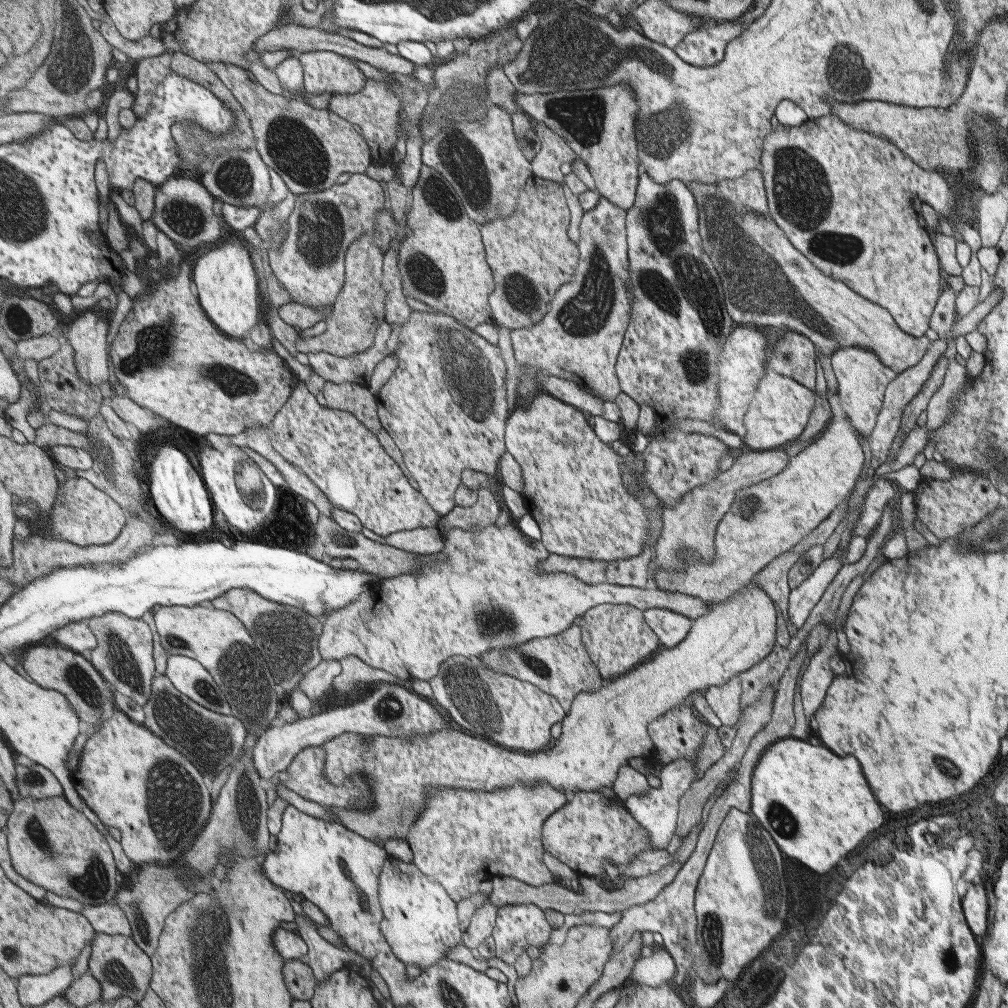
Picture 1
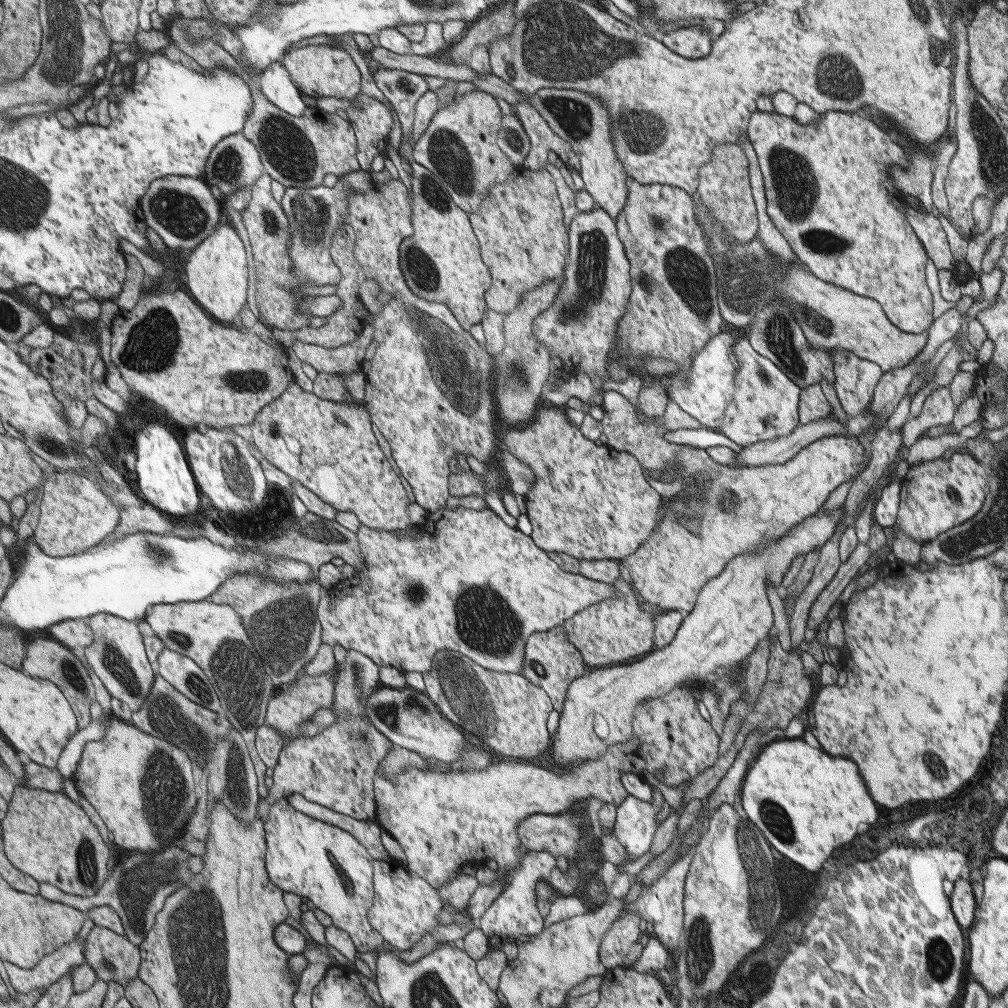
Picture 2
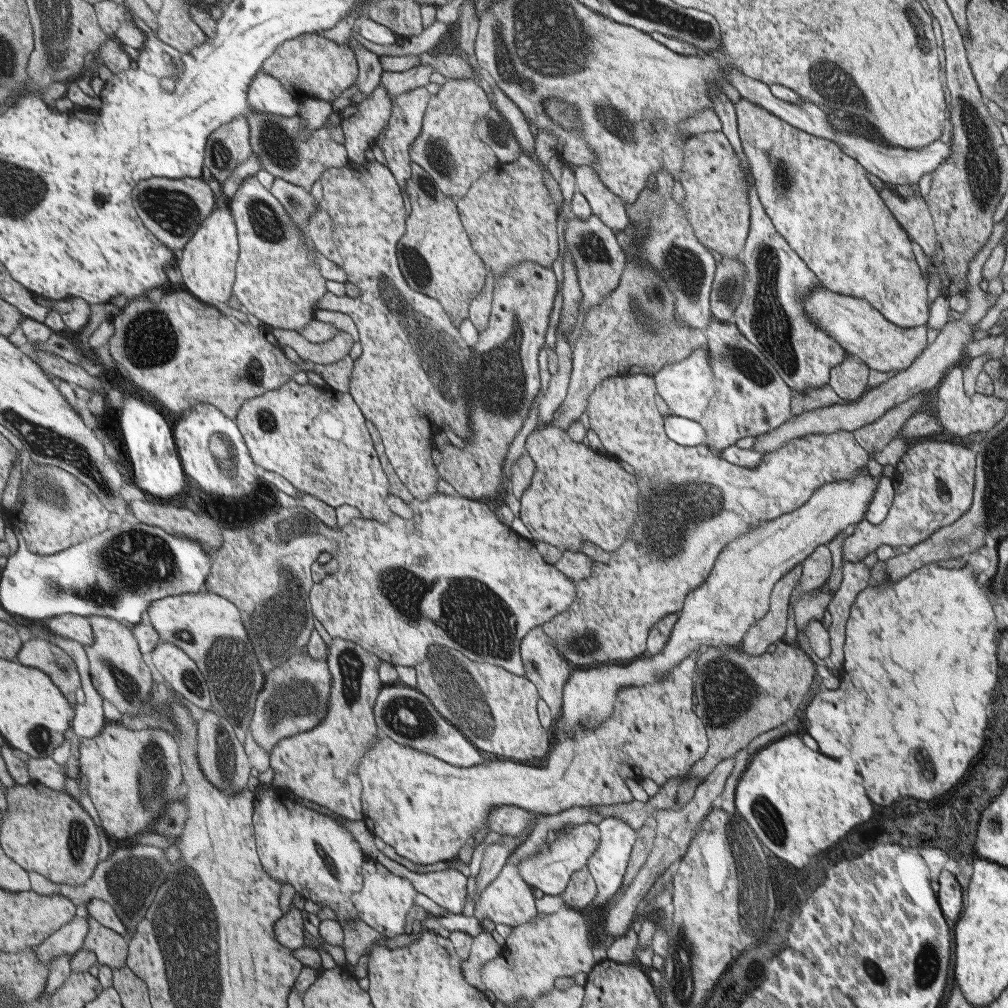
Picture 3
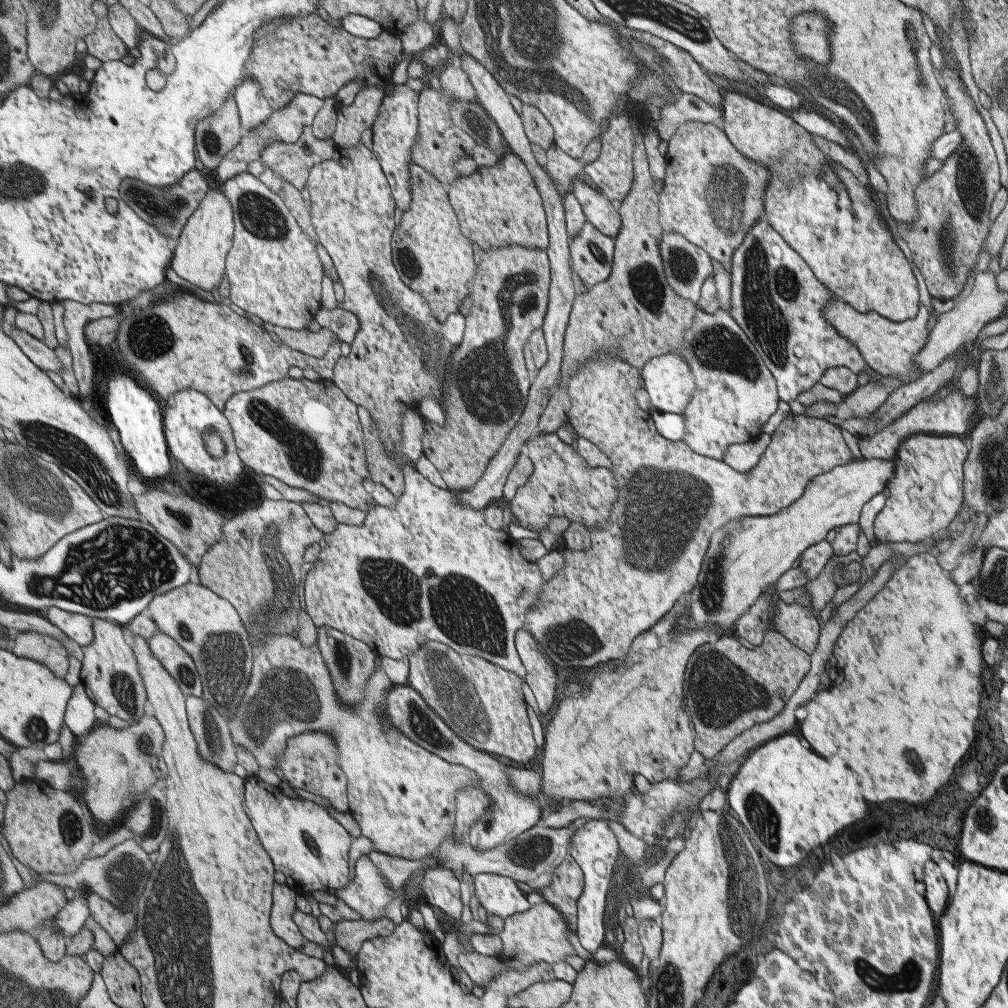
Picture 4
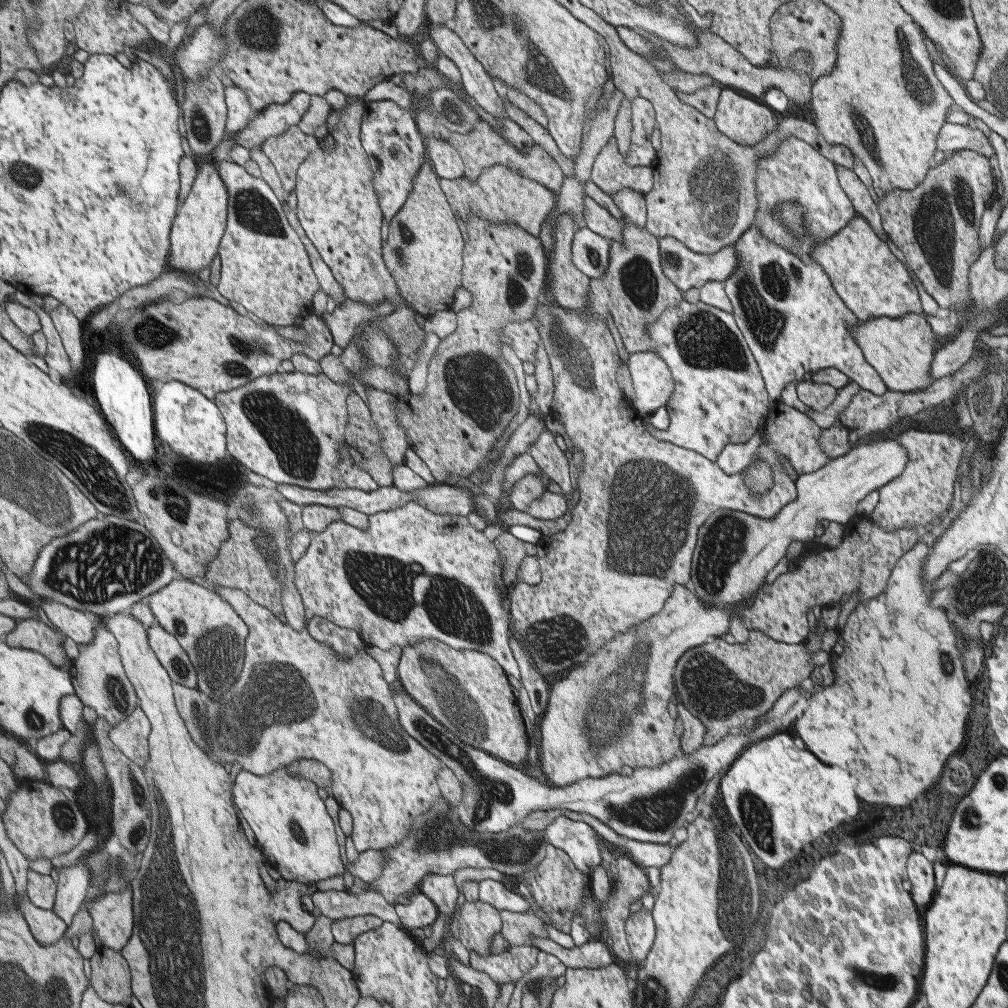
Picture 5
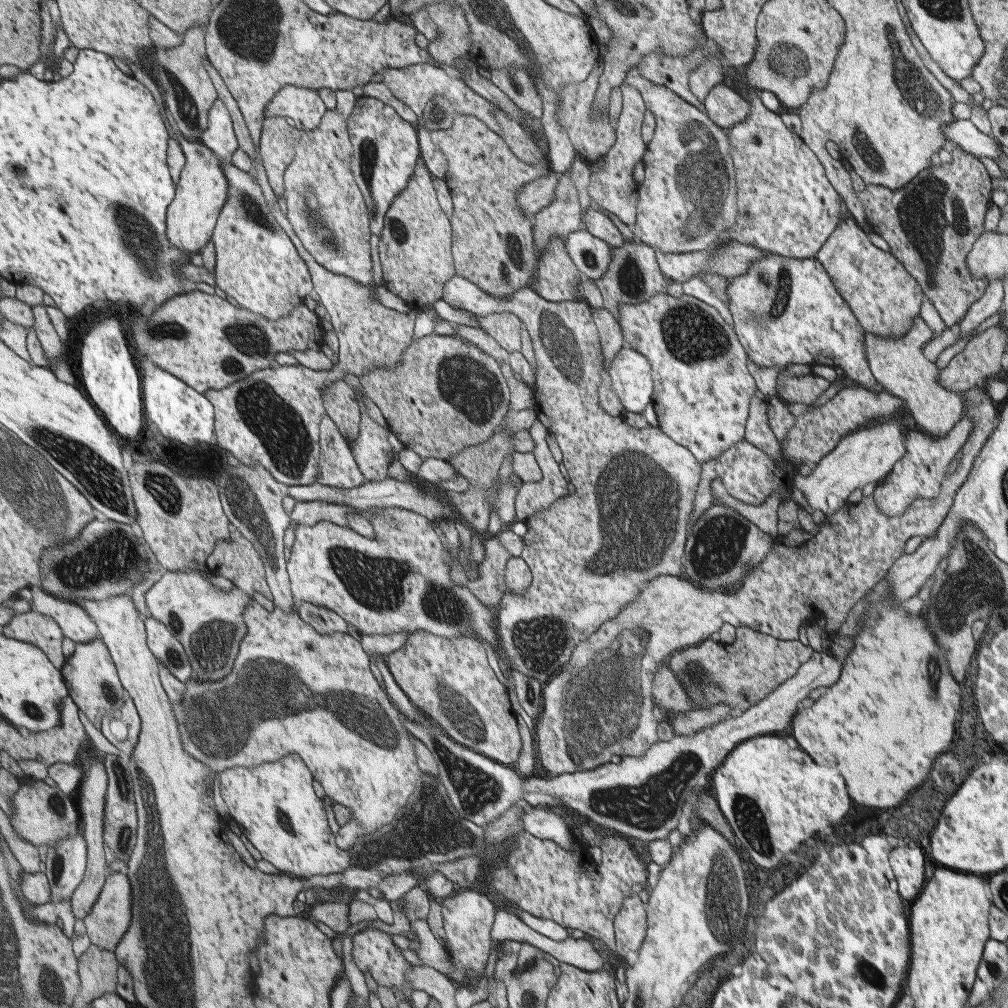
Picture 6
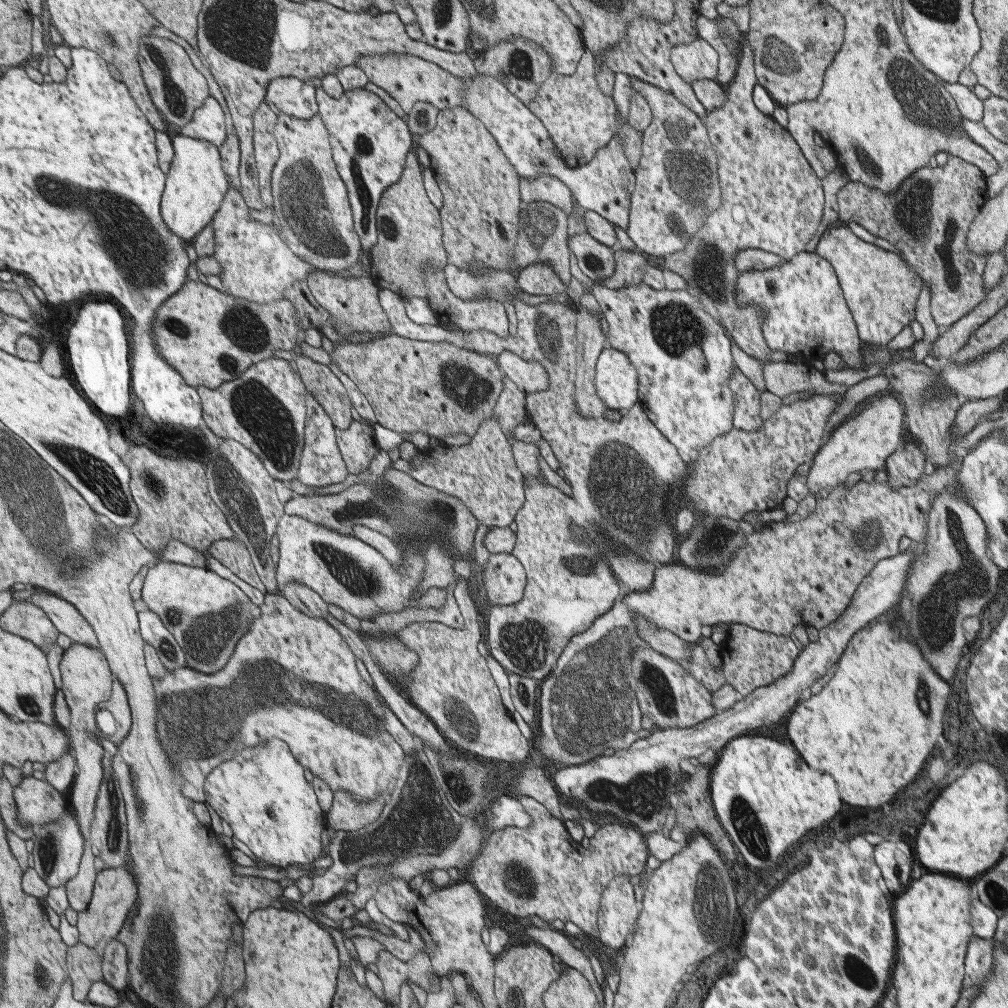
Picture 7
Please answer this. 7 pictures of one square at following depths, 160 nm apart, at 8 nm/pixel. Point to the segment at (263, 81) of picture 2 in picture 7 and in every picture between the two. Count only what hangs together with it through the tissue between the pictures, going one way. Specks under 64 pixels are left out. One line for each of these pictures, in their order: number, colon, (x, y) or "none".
3: (267, 94)
4: (255, 108)
5: (241, 112)
6: (220, 137)
7: (209, 123)

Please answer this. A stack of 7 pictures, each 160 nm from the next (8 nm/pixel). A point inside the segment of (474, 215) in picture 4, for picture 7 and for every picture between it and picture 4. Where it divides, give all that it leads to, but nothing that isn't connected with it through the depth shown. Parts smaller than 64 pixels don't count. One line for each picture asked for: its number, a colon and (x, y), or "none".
5: (501, 195)
6: (536, 195)
7: (546, 189)

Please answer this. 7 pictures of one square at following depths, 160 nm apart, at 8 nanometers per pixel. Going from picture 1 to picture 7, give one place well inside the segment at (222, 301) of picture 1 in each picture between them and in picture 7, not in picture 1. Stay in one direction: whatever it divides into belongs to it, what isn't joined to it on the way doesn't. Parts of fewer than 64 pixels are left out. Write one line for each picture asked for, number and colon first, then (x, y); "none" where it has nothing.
2: (216, 270)
3: (208, 264)
4: (201, 258)
5: (200, 224)
6: (202, 193)
7: (195, 191)

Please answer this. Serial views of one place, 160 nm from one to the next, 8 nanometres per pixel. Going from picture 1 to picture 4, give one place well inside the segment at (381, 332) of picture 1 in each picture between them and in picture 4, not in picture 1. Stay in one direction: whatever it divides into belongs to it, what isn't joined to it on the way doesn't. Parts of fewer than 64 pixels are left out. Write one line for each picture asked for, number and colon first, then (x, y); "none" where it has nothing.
2: (348, 358)
3: (332, 351)
4: (317, 344)

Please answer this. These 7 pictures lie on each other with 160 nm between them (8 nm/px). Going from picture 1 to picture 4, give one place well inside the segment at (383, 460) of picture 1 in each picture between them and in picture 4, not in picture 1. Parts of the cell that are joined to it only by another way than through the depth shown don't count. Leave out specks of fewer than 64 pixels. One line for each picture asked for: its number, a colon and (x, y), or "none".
2: (331, 447)
3: (317, 437)
4: (306, 433)

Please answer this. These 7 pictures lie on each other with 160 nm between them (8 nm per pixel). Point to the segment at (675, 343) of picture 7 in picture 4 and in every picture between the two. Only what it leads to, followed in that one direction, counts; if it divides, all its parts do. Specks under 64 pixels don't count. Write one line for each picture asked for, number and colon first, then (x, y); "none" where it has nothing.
4: (735, 394)
5: (720, 398)
6: (703, 387)

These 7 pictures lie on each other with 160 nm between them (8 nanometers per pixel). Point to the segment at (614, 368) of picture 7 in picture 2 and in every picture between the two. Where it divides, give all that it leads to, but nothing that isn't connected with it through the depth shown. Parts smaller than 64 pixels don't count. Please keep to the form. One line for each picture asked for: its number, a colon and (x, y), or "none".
2: (705, 392)
3: (688, 386)
4: (668, 381)
5: (653, 384)
6: (630, 376)

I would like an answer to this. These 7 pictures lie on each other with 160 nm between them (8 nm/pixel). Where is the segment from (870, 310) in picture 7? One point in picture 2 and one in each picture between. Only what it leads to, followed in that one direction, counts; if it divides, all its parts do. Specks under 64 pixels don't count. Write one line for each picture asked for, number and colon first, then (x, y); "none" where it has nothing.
2: (828, 190)
3: (819, 199)
4: (854, 257)
5: (862, 271)
6: (884, 296)

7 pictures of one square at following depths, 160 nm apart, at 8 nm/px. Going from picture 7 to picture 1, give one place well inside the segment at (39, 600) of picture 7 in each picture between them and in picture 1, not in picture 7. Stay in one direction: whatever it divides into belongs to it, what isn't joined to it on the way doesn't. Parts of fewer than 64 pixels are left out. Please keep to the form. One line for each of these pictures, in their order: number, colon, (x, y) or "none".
1: (78, 636)
2: (72, 633)
3: (79, 628)
4: (80, 628)
5: (79, 626)
6: (77, 625)

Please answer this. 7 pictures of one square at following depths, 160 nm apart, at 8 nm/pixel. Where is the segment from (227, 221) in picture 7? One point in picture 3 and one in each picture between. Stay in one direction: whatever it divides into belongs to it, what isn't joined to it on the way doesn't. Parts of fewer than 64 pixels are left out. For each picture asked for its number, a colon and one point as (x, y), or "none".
3: (279, 281)
4: (275, 271)
5: (266, 267)
6: (258, 265)

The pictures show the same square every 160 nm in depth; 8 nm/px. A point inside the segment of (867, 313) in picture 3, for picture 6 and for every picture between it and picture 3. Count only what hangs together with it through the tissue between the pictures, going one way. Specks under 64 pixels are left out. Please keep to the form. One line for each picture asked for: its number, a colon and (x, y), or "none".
4: (889, 347)
5: (900, 349)
6: (899, 367)

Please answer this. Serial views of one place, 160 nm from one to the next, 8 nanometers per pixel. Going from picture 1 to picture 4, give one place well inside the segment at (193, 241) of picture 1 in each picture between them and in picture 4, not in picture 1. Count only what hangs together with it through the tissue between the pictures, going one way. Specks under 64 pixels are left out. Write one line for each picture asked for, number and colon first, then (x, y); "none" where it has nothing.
2: (183, 211)
3: (173, 210)
4: (169, 209)

